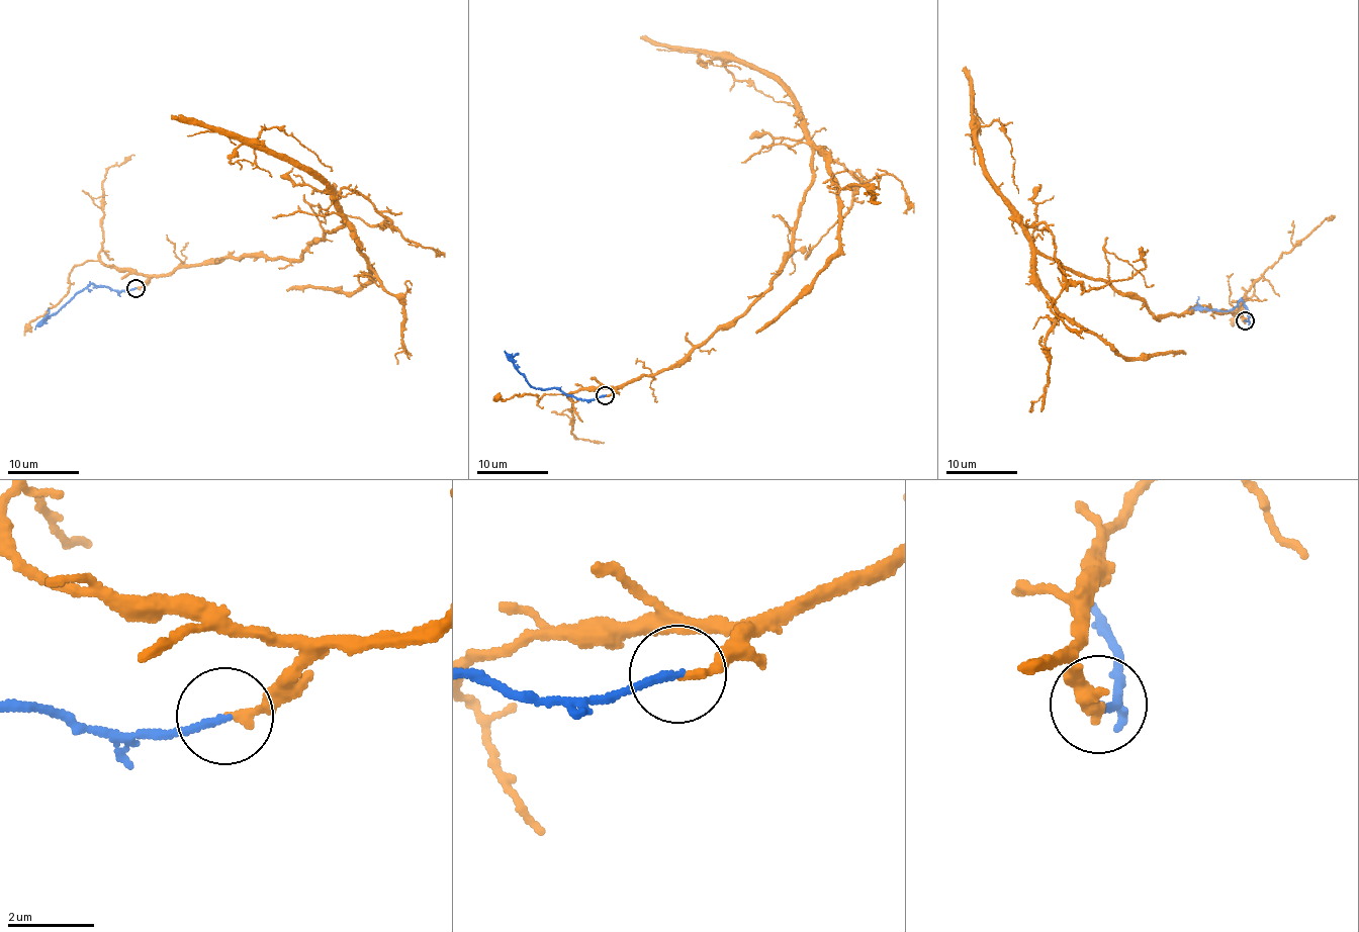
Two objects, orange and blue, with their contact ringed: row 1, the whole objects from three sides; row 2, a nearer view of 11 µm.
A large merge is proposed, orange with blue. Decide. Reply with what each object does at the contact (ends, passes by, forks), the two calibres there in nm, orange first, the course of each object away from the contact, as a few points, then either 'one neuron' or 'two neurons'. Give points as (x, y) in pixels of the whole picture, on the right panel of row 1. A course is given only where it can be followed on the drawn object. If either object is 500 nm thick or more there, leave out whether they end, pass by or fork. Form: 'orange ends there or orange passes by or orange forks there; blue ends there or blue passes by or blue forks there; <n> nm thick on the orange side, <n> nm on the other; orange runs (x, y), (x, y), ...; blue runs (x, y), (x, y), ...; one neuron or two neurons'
orange ends there; blue ends there; 200 nm thick on the orange side, 160 nm on the other; orange runs (1246, 319), (1195, 308), (1160, 318), (1036, 248), (983, 170), (981, 126), (1001, 123), (1018, 193); blue runs (1246, 319), (1246, 306), (1240, 300), (1228, 311), (1201, 307), (1197, 295); one neuron

